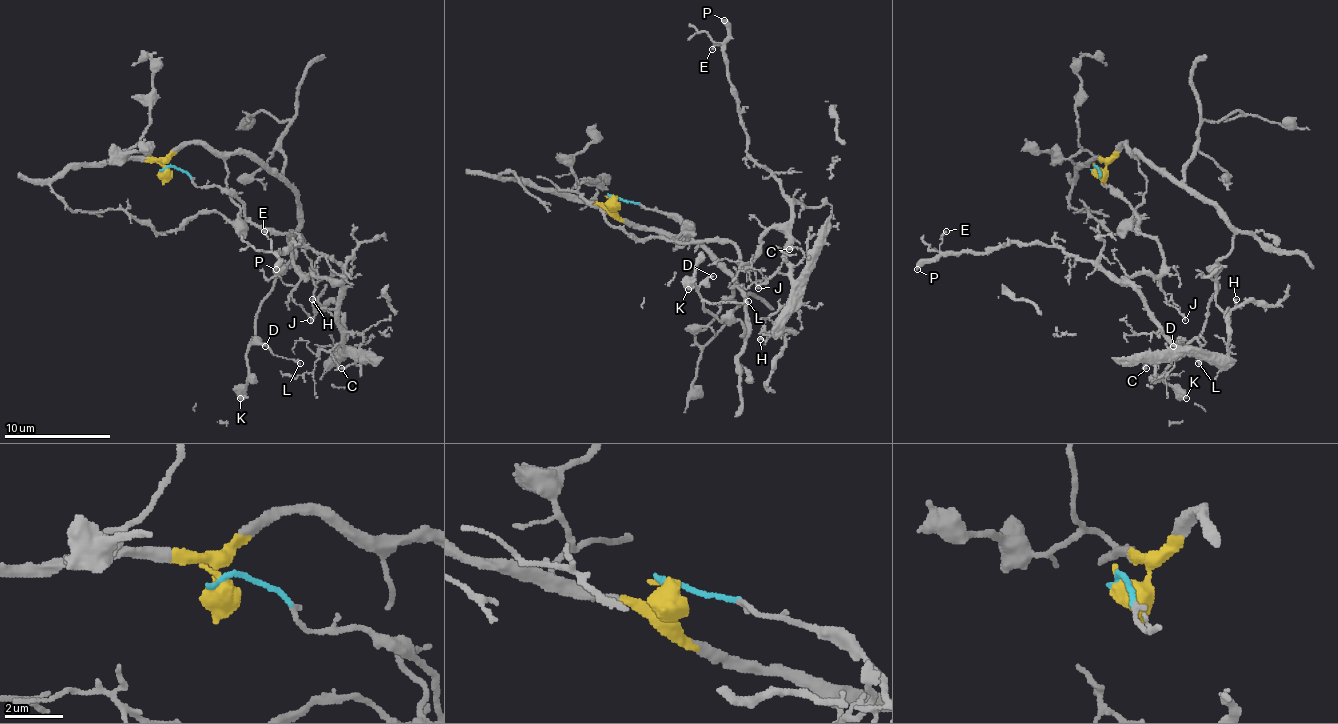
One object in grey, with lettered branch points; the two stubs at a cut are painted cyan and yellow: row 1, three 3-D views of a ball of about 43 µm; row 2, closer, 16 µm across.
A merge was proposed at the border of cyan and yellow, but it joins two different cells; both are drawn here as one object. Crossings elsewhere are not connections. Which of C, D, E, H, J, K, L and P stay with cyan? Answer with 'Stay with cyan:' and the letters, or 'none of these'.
Stay with cyan: C, E, H, J, P

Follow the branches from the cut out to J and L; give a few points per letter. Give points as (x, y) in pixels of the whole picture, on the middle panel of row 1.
J: (612, 196), (674, 215), (698, 242), (732, 245), (740, 266), (748, 263), (740, 269), (759, 287)
L: (612, 196), (612, 210), (690, 237), (732, 279), (740, 335), (738, 322), (703, 309), (748, 301)

